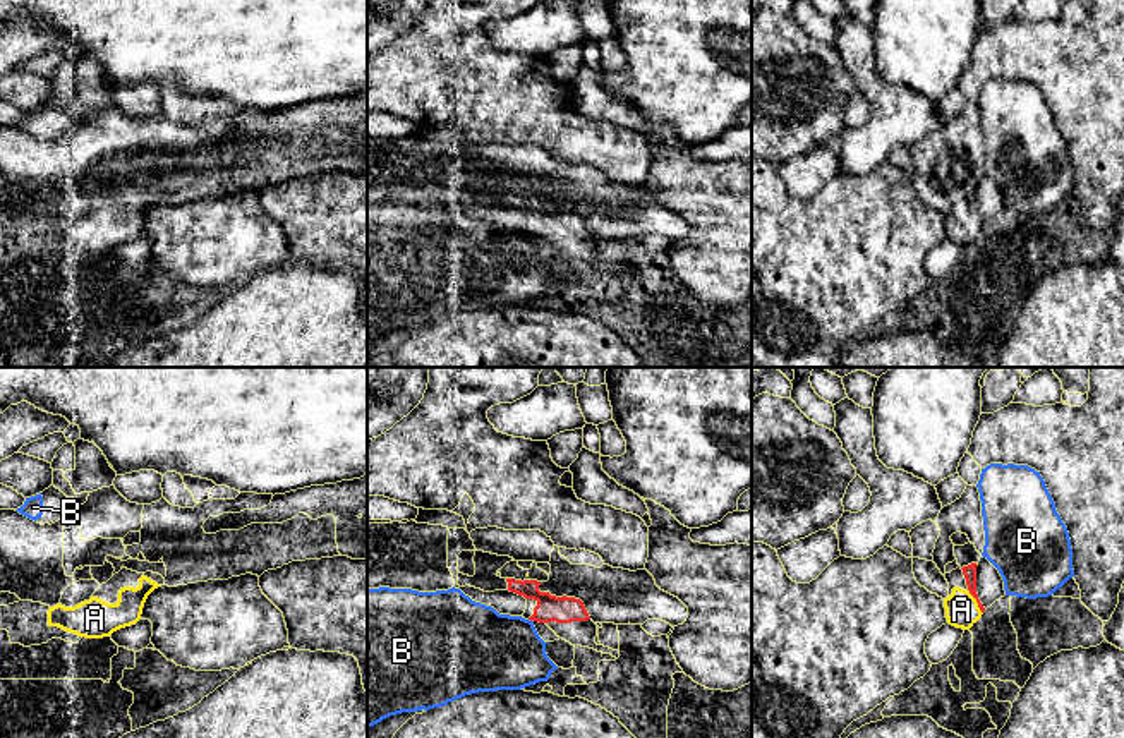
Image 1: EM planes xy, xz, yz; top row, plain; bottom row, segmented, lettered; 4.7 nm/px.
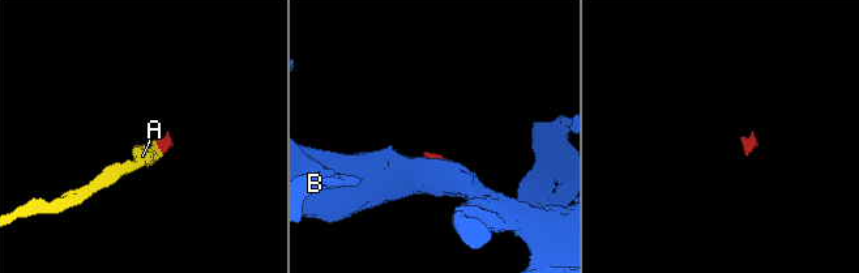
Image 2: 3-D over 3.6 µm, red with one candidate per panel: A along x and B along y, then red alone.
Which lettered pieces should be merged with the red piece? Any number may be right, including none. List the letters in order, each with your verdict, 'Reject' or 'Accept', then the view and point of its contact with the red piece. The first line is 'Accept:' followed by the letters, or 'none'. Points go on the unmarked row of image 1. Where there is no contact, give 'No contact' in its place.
Accept: A
A: Accept. Touches red at yz (977, 217)
B: Reject. Touches red at xz (531, 235)

